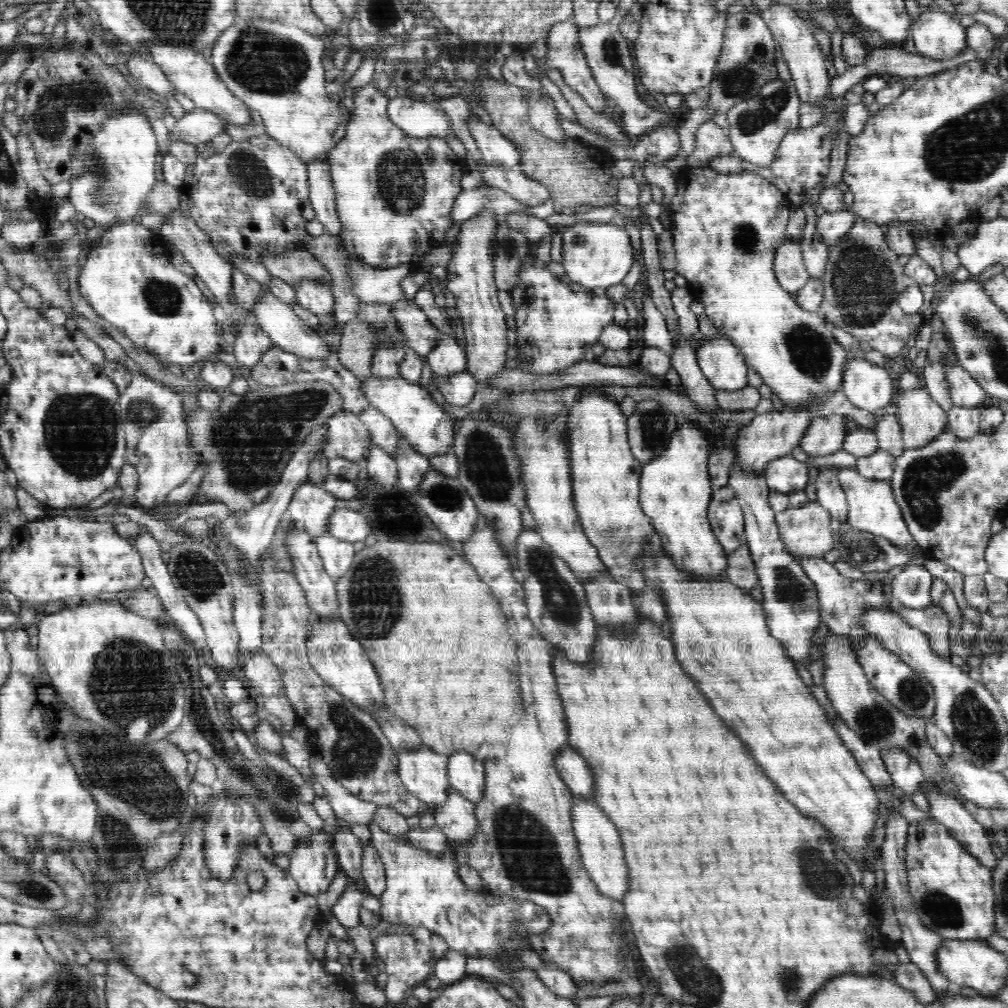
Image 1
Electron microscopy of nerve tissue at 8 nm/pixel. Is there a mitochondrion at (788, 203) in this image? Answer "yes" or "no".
no

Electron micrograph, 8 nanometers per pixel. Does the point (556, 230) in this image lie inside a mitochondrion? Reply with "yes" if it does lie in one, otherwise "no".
no

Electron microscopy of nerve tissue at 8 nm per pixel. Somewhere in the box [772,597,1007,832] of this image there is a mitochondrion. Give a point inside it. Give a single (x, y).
(973, 723)

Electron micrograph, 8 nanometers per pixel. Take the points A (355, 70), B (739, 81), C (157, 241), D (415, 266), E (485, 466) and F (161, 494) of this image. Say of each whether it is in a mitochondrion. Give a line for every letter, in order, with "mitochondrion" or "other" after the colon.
A: other
B: mitochondrion
C: other
D: other
E: mitochondrion
F: other

